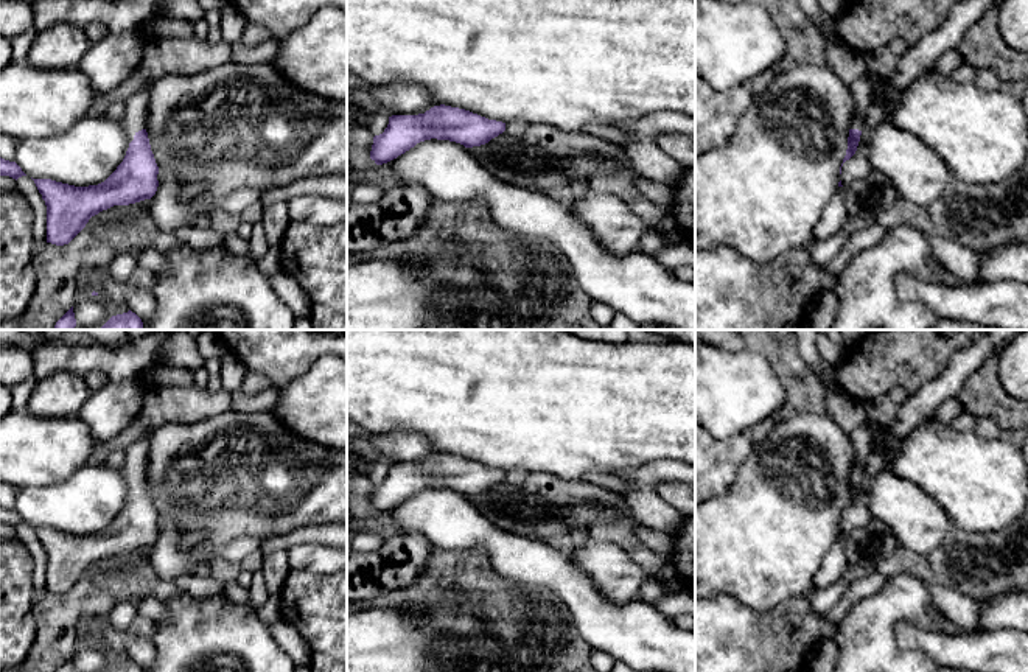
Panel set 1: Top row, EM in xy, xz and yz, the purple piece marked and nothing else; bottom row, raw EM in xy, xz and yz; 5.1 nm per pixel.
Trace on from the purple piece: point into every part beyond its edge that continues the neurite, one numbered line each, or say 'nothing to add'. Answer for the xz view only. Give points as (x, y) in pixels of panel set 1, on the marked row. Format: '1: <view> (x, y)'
nothing to add

